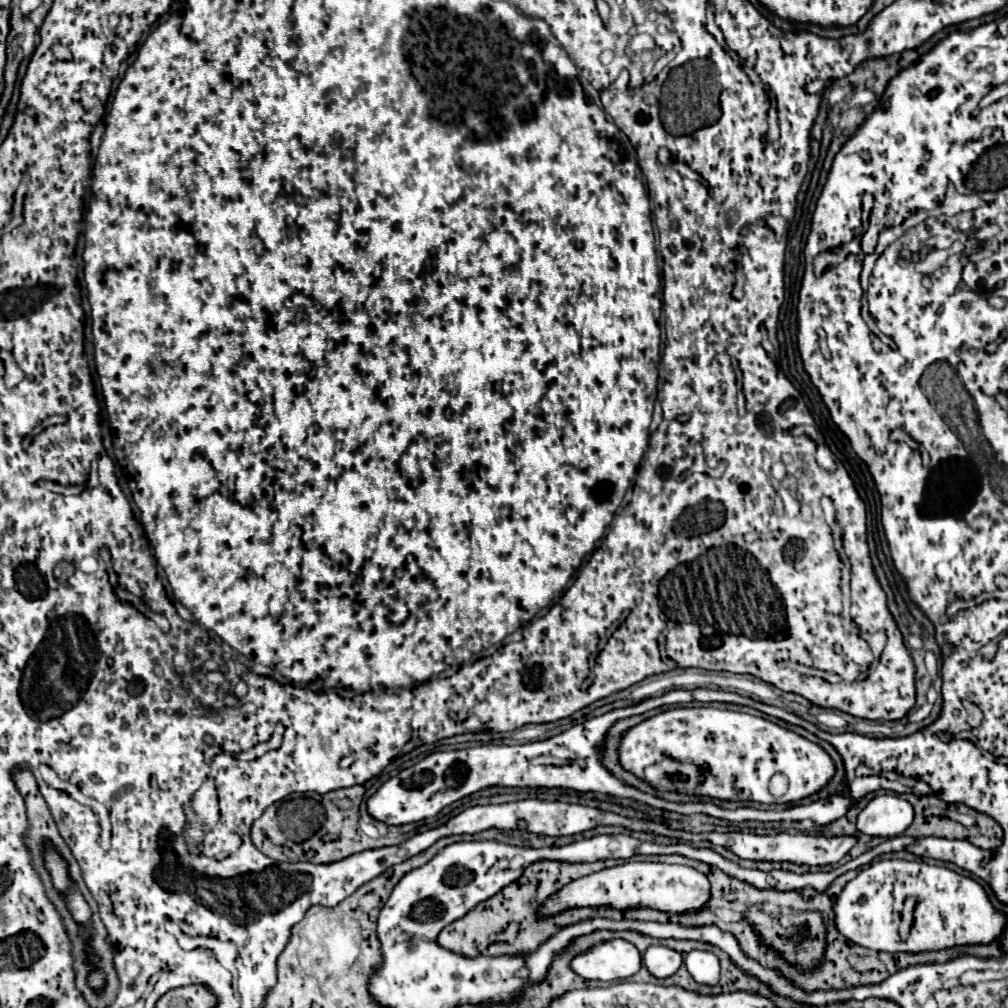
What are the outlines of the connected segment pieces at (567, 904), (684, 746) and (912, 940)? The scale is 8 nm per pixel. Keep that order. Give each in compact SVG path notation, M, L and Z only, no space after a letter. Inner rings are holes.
M625 862L615 868L605 868L601 872L583 876L573 880L559 892L551 894L543 904L537 908L539 918L557 916L571 908L615 908L615 910L629 910L629 908L651 908L659 912L683 914L683 912L701 912L711 900L709 880L705 874L691 866L677 866L677 864L653 864L653 862Z
M709 706L665 710L627 728L621 734L617 754L623 770L639 778L643 776L645 766L655 764L667 754L695 764L707 764L713 772L701 786L701 794L717 800L725 800L725 774L733 774L737 788L743 790L737 796L739 802L759 804L789 804L803 800L827 786L835 776L835 762L831 756L807 738L759 716ZM777 772L787 774L789 778L789 790L781 798L773 798L767 790L771 776Z
M879 860L873 862L869 868L861 870L859 876L853 878L839 894L839 900L835 902L835 920L839 932L859 946L881 952L911 952L911 954L968 944L989 944L997 939L1007 926L1007 914L991 904L985 888L973 878L961 876L945 866L931 866L925 862L907 862L907 860ZM907 896L917 896L919 904L915 908L913 930L907 940L901 940L899 922L903 902Z

